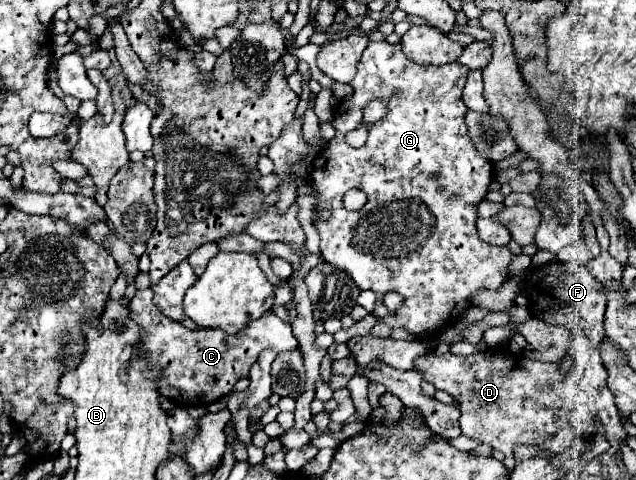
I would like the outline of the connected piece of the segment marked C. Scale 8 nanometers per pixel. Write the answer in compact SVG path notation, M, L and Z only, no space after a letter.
M152 289L136 291L134 299L130 301L130 317L142 329L140 341L148 359L154 365L162 367L162 375L158 379L160 393L168 399L174 399L180 407L192 405L210 405L222 397L226 397L234 383L242 377L248 377L252 363L258 355L268 349L296 349L298 341L292 335L292 327L282 323L278 315L266 313L254 325L248 325L238 337L222 333L220 329L186 329L182 323L168 321L158 313L158 307L152 305Z

